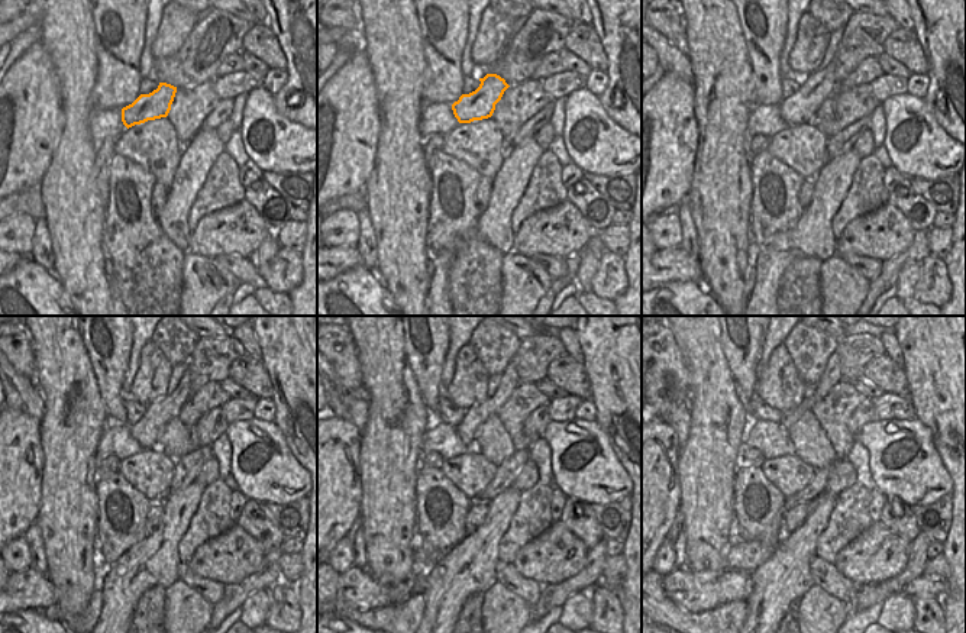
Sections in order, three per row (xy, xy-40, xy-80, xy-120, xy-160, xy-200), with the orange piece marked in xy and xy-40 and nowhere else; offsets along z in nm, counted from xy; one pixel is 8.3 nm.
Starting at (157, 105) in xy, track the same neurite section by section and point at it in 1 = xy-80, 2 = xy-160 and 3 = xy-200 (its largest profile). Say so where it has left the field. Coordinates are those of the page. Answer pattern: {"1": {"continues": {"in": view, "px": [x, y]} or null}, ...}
{"1": {"continues": {"in": "xy-80", "px": [800, 107]}}, "2": {"continues": {"in": "xy-160", "px": [480, 413]}}, "3": {"continues": {"in": "xy-200", "px": [832, 375]}}}

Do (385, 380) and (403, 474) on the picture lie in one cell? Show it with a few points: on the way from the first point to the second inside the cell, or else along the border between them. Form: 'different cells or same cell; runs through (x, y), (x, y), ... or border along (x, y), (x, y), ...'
same cell; runs through (385, 403), (384, 425), (390, 430), (390, 451)

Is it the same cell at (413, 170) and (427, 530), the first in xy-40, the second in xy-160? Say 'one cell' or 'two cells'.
two cells

